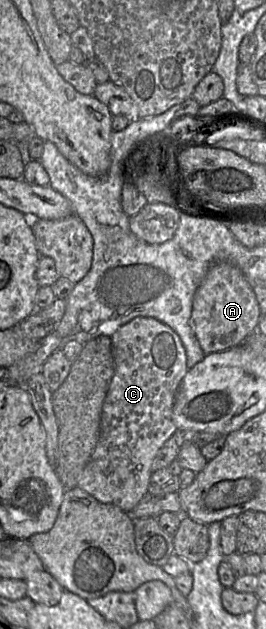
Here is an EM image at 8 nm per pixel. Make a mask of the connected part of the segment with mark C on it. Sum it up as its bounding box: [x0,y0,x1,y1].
[77,317,188,513]

